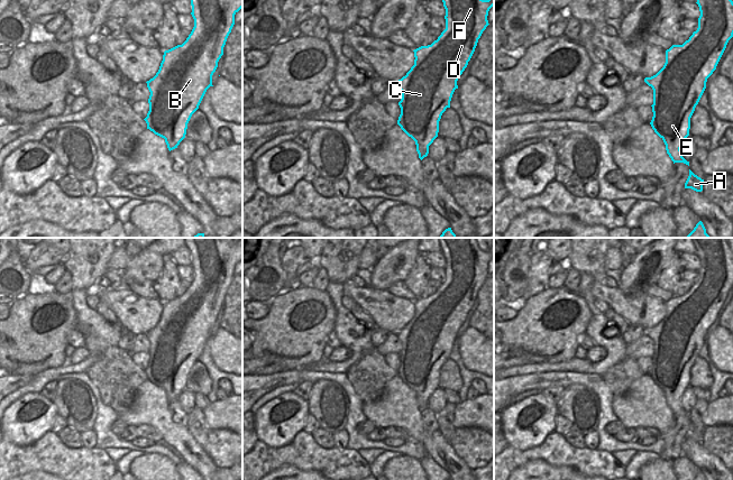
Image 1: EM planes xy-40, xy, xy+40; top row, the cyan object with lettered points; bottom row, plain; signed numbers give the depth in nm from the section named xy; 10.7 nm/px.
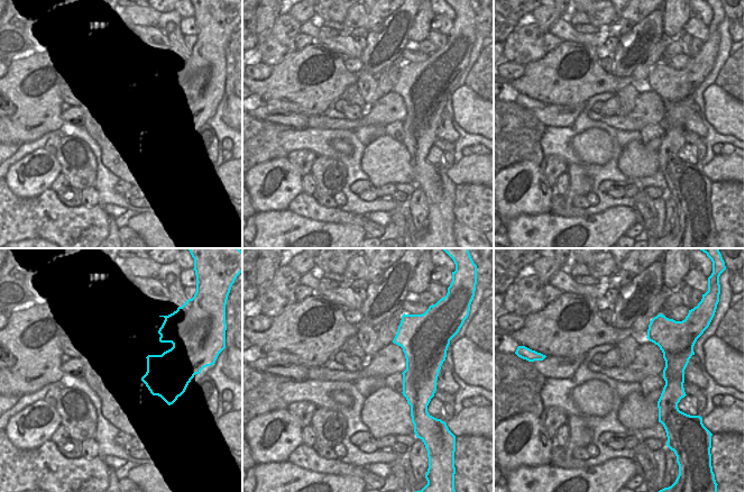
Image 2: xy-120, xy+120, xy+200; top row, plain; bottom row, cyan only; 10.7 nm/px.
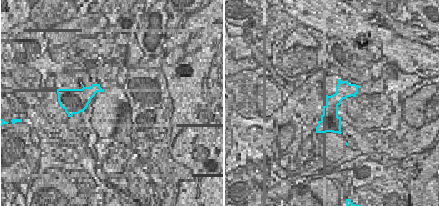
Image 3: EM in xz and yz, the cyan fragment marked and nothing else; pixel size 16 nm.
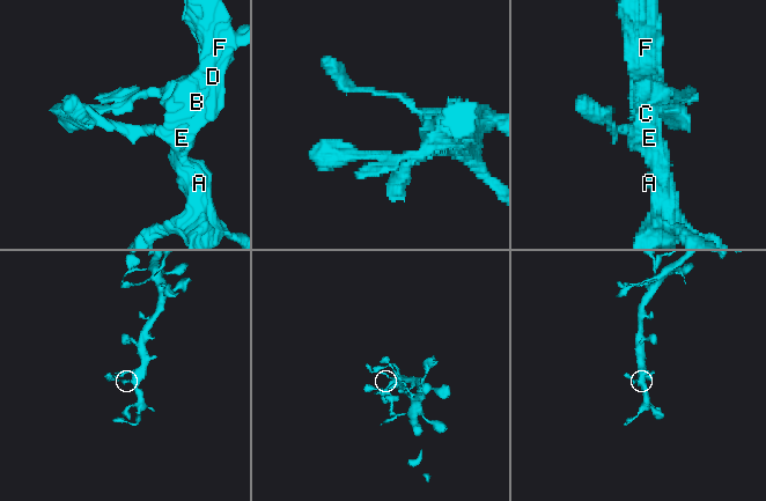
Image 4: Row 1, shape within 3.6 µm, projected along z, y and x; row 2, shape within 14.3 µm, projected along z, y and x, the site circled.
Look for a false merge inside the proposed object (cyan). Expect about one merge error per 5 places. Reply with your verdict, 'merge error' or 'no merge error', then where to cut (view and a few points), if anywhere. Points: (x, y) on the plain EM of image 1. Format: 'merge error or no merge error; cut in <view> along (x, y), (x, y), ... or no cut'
no merge error; no cut

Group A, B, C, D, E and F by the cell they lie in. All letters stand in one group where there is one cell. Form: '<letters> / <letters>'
A B C D E F

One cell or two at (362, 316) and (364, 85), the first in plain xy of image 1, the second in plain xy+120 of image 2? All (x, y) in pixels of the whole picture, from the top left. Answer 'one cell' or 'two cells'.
one cell

